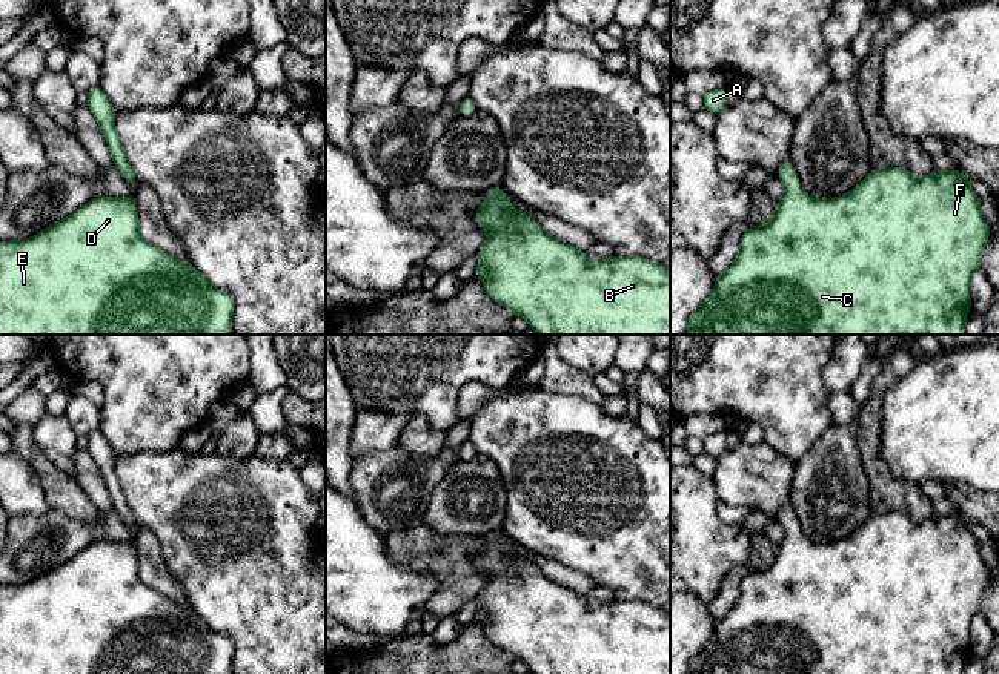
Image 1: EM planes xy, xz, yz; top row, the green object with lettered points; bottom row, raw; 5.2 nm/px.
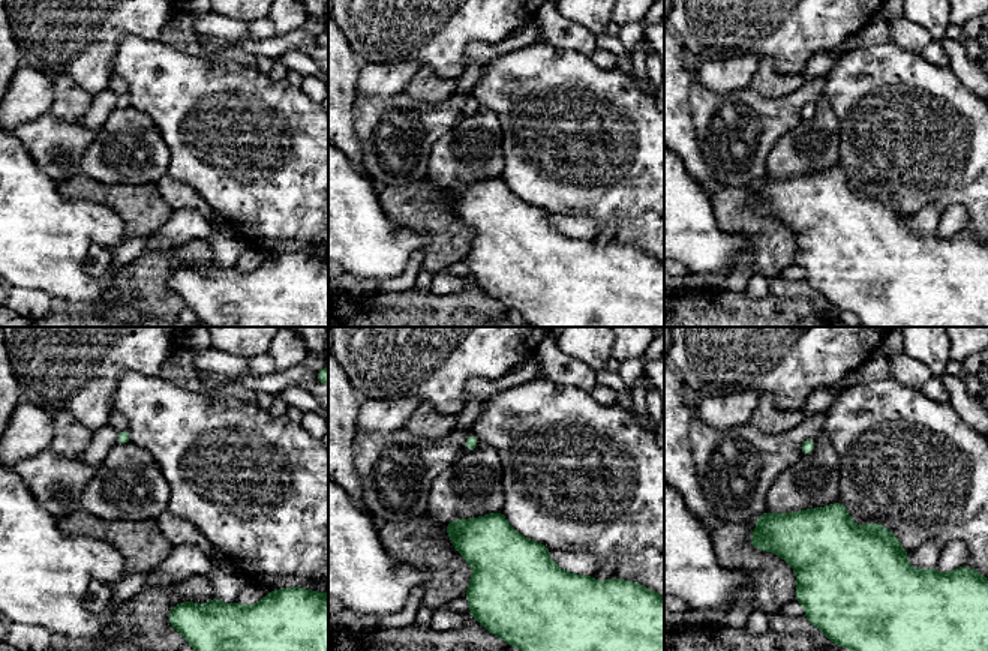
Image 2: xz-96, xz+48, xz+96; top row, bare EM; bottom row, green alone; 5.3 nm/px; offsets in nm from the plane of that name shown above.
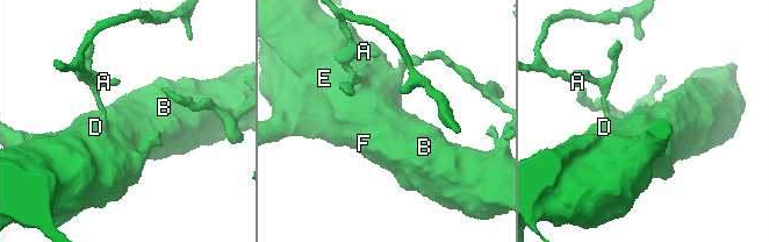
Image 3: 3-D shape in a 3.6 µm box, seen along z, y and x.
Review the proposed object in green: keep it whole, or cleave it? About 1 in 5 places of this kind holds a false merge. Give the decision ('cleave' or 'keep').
keep

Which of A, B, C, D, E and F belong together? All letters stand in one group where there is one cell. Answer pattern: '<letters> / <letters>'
A B C D E F

